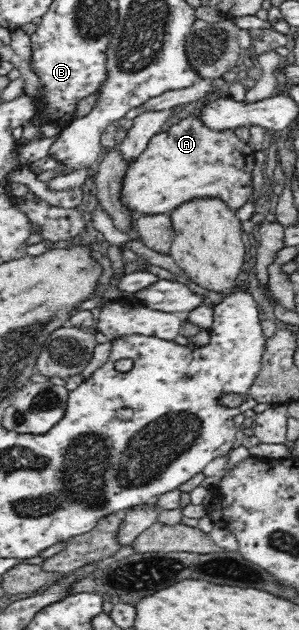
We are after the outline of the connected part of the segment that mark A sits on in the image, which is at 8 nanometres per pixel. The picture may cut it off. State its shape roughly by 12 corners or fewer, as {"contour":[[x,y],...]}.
{"contour":[[189,116],[128,163],[119,200],[139,217],[197,197],[237,211],[253,153]]}

